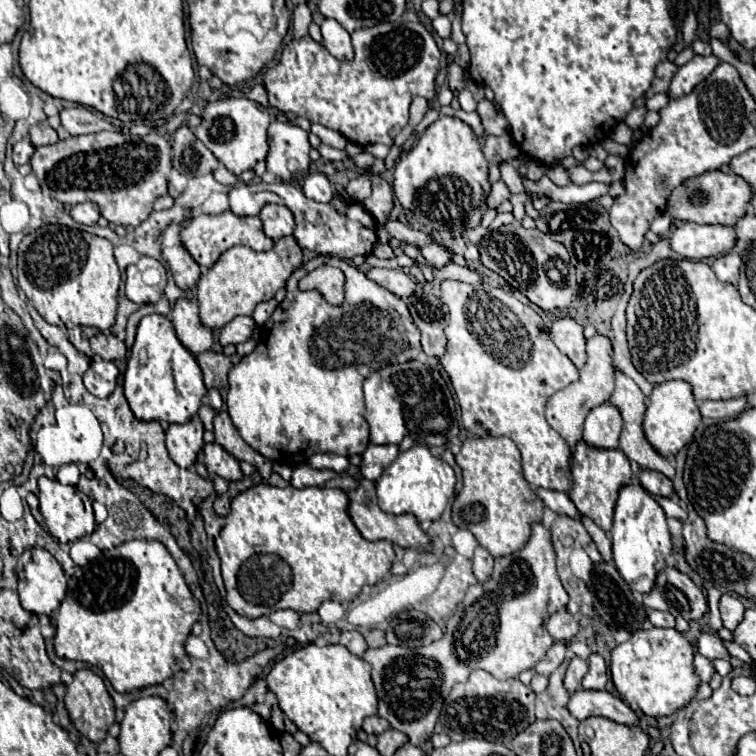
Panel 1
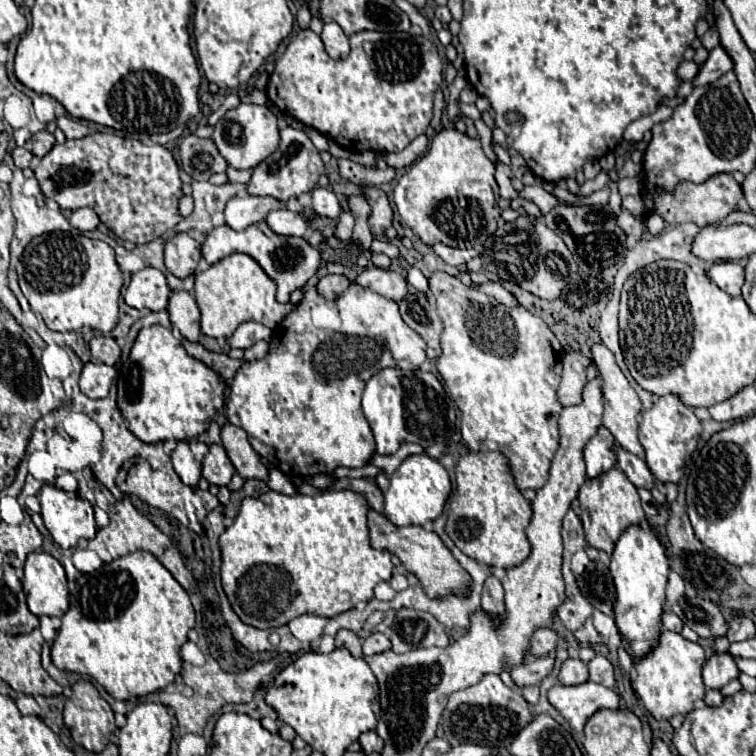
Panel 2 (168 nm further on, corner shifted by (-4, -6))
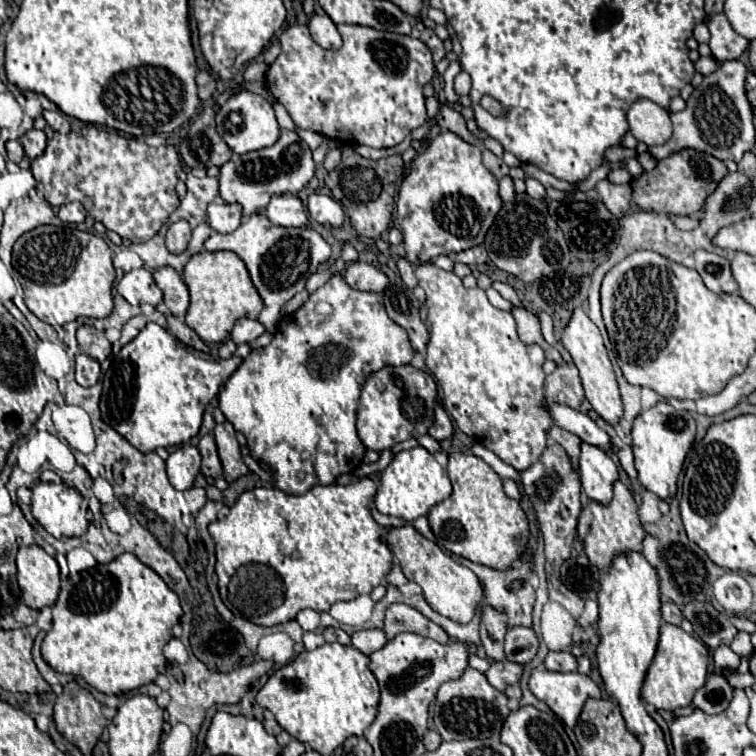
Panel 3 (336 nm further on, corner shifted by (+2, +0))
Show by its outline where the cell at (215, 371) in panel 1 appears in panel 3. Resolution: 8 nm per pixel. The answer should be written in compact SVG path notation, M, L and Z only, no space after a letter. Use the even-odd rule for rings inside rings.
M166 311L164 315L166 315L166 321L168 321L170 331L176 335L176 339L178 339L178 341L182 341L184 345L190 345L190 347L194 347L194 349L206 351L204 341L196 335L196 331L194 331L194 329L190 329L186 323L182 323L178 317L174 317L170 311Z

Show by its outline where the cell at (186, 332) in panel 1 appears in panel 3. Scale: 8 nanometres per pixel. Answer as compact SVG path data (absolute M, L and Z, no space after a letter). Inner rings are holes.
M158 267L158 269L154 269L152 277L154 277L156 285L164 293L166 307L178 319L184 319L184 313L186 313L188 303L190 303L190 295L188 295L188 289L186 289L180 273L176 269L172 269L172 267Z

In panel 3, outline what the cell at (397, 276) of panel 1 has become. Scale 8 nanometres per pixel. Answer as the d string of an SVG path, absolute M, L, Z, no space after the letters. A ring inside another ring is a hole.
M350 263L344 273L342 273L344 281L358 291L370 291L370 293L382 293L382 289L388 285L388 277L376 269L374 265L368 263Z

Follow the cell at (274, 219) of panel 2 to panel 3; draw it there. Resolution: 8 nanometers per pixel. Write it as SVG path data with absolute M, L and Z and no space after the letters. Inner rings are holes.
M294 193L274 195L266 207L266 215L274 225L282 227L304 227L308 223L308 211Z

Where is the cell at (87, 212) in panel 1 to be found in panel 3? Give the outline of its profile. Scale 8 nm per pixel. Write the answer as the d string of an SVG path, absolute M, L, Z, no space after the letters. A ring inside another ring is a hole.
M66 203L58 209L58 219L62 219L64 223L82 223L86 217L86 209L82 207L82 203Z

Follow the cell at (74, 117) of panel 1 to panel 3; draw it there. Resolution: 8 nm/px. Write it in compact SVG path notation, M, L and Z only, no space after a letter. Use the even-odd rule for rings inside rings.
M44 111L42 115L54 131L58 131L58 133L68 133L70 131L70 125L68 125L66 117L60 111Z

